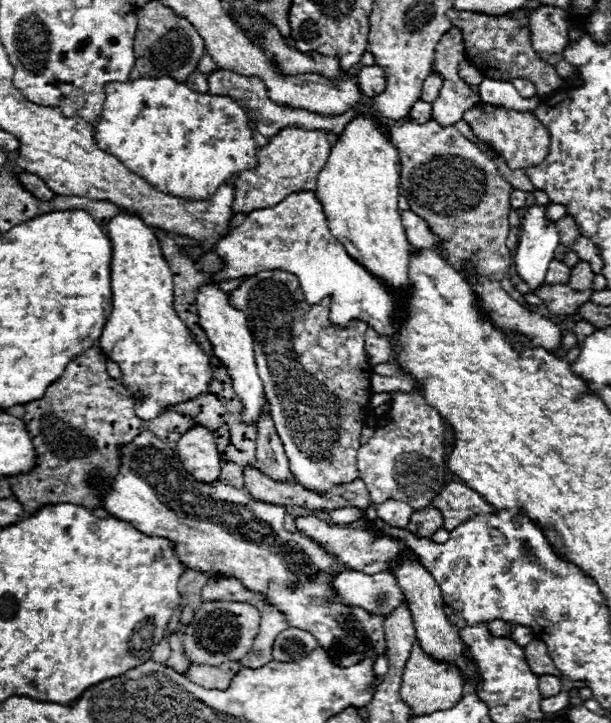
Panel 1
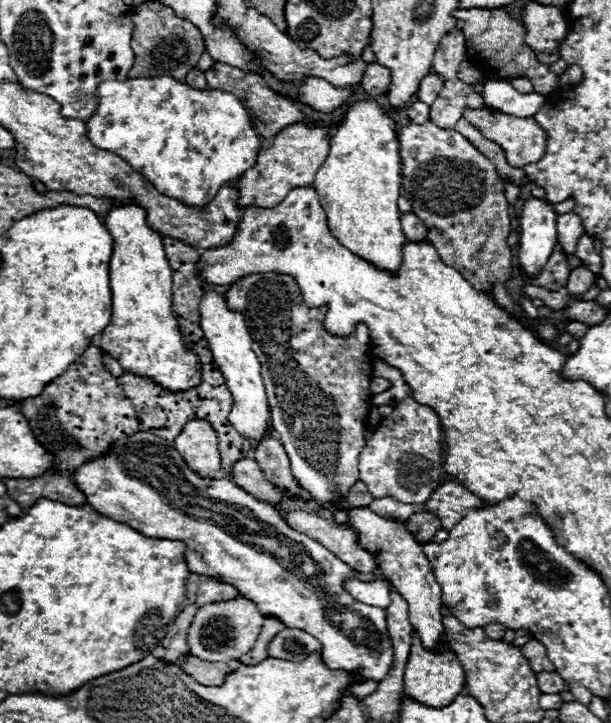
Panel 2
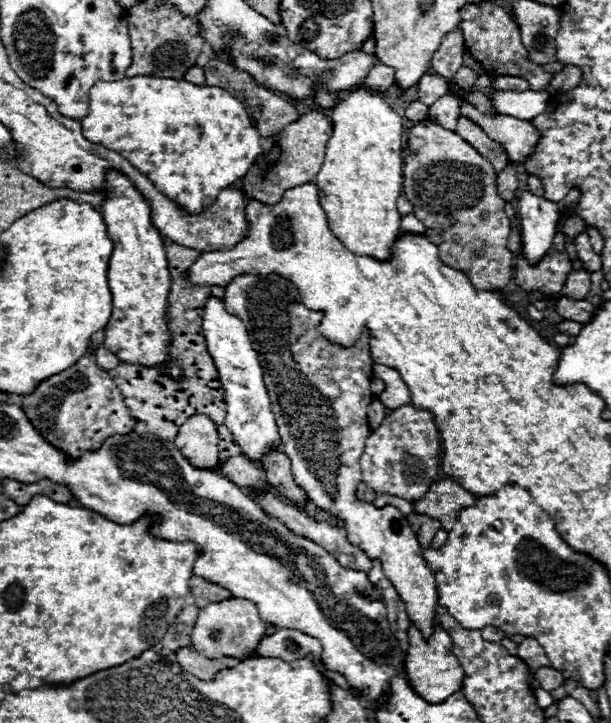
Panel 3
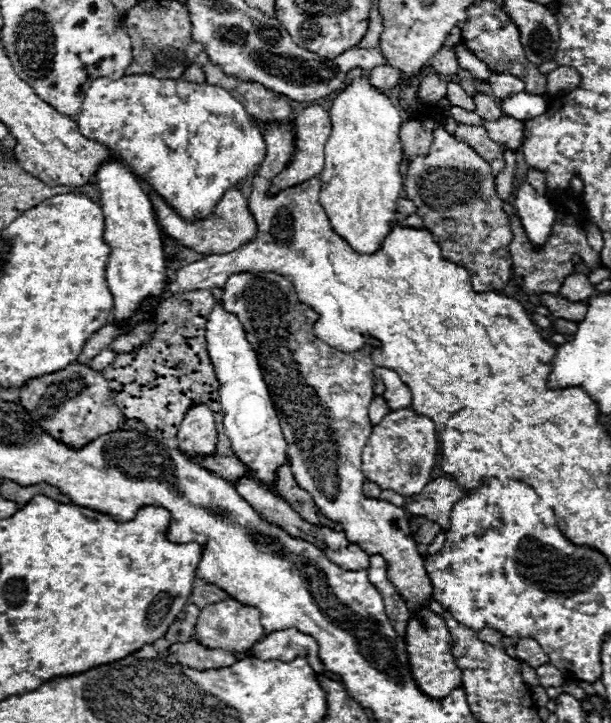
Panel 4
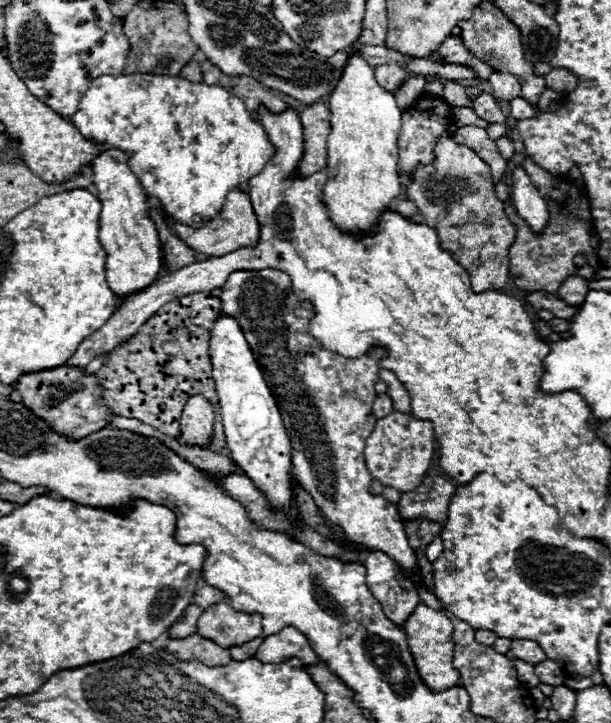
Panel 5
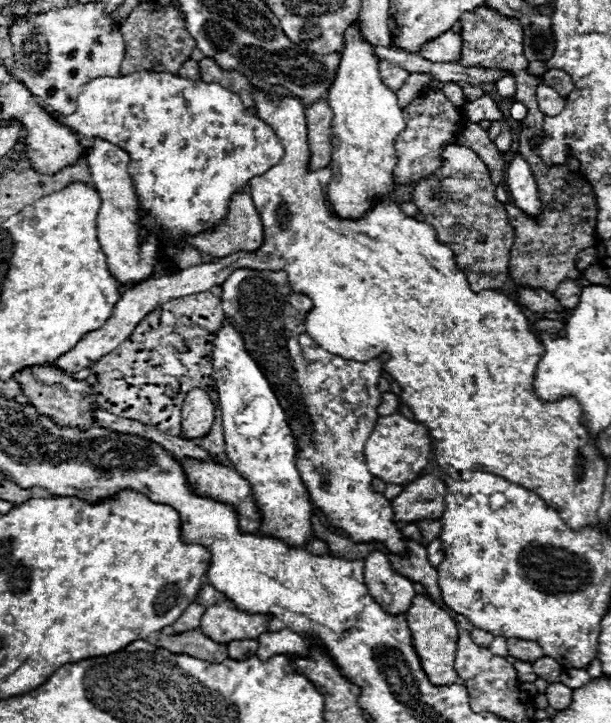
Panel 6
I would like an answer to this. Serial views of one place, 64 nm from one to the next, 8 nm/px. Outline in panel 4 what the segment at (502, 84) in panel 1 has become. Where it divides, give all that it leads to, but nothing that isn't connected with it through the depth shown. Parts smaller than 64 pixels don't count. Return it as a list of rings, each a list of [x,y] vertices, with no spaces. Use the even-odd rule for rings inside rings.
[[[518,92],[500,100],[500,110],[502,114],[512,116],[516,120],[530,120],[546,110],[546,98],[540,94]]]

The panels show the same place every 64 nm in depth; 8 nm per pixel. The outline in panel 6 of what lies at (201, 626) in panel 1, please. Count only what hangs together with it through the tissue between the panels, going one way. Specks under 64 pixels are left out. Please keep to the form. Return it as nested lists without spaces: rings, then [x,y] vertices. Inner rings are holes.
[[[230,600],[214,604],[206,608],[198,630],[202,634],[210,634],[216,642],[232,642],[232,640],[254,640],[258,634],[266,632],[266,614],[248,614],[234,608]]]

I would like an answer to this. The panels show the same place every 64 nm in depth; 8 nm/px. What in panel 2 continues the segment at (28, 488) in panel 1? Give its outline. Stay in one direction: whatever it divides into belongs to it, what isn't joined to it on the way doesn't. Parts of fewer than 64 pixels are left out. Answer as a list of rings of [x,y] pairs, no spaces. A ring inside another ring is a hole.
[[[90,346],[90,350],[86,350],[66,374],[60,374],[54,382],[46,384],[40,396],[24,400],[22,414],[28,420],[34,438],[54,456],[56,462],[54,472],[44,472],[38,478],[4,480],[8,496],[12,496],[24,510],[32,508],[40,498],[84,506],[84,492],[72,480],[76,468],[88,460],[104,456],[114,440],[128,438],[140,430],[140,420],[130,398],[126,398],[118,380],[104,368],[102,350],[96,346]]]

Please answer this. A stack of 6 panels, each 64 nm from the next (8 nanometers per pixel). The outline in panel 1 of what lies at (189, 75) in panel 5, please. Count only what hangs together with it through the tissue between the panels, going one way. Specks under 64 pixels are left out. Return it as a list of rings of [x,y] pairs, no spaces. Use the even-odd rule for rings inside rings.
[[[192,72],[188,78],[186,78],[186,82],[184,82],[186,86],[190,86],[190,90],[194,90],[194,92],[200,92],[200,94],[206,94],[208,92],[208,82],[206,82],[206,76],[204,74],[200,74],[200,72]]]

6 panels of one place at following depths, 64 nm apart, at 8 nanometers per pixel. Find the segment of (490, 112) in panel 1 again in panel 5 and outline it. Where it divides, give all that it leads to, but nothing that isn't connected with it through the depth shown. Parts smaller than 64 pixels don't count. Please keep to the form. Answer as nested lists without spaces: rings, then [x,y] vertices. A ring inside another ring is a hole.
[[[448,82],[444,86],[444,94],[442,98],[450,104],[450,106],[466,106],[466,108],[472,108],[472,100],[468,98],[466,94],[466,88],[456,84],[456,82]],[[488,124],[488,126],[486,126],[486,132],[488,132],[488,136],[490,136],[492,140],[498,140],[498,138],[502,138],[502,136],[512,138],[512,130],[510,130],[508,124]]]

